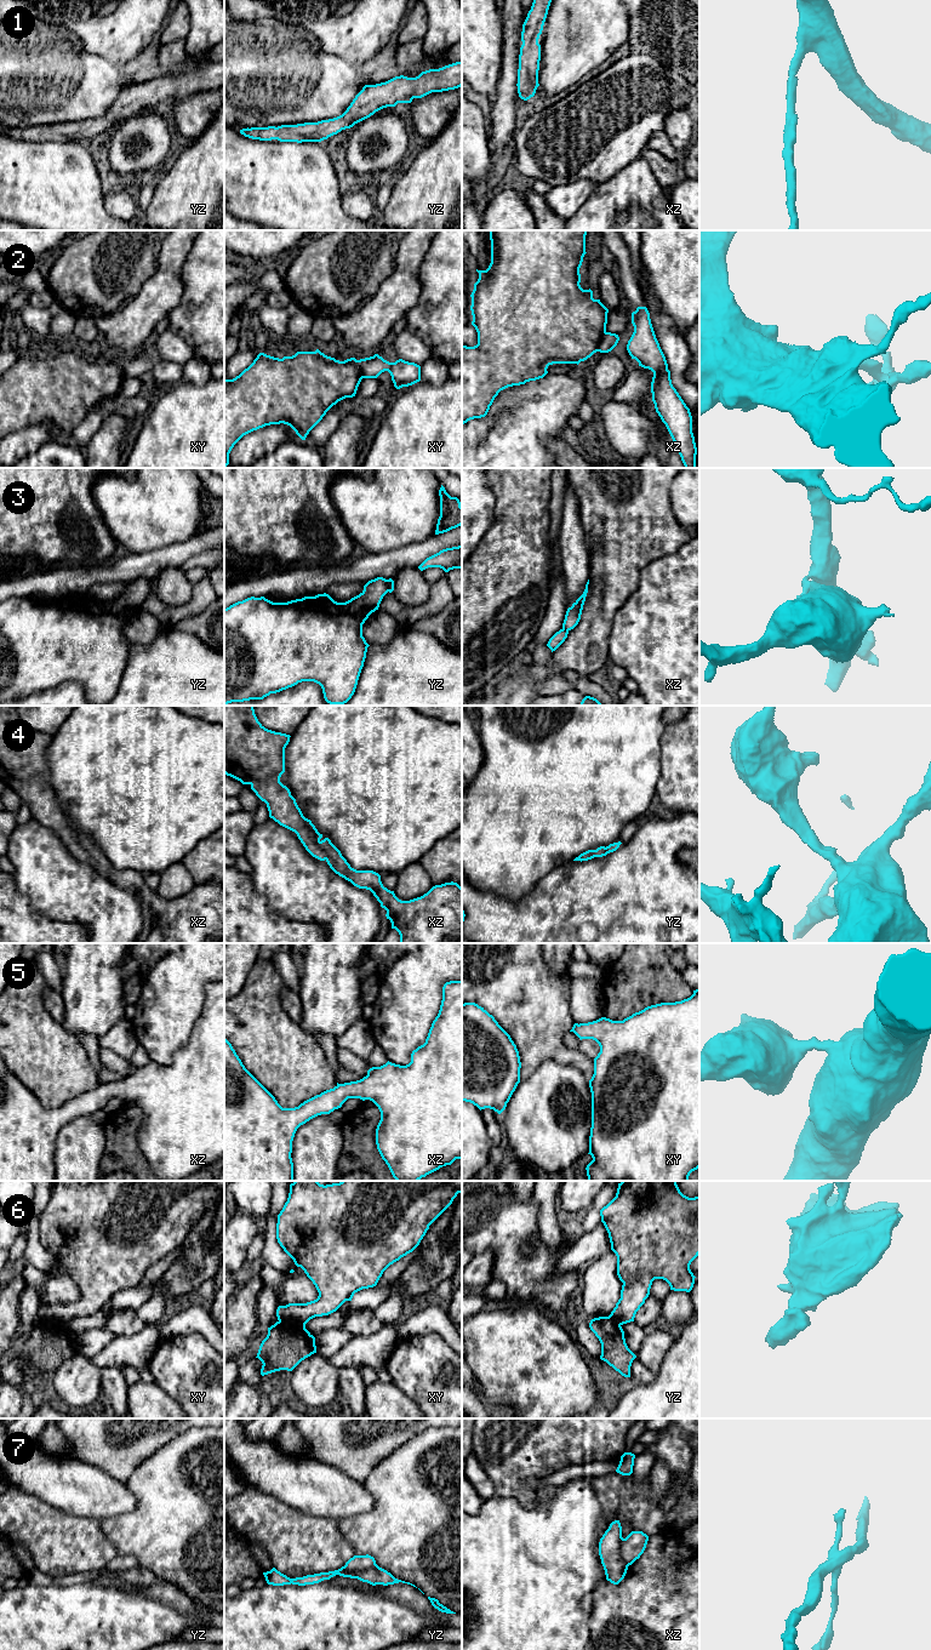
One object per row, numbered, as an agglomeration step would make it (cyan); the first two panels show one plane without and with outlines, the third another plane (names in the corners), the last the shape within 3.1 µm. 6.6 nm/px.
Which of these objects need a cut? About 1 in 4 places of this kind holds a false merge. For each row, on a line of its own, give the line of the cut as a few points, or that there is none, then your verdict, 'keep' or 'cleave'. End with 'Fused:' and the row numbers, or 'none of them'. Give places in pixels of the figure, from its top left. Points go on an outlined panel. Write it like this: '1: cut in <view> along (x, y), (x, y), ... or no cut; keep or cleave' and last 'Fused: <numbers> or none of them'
1: no cut; keep
2: cut in xz along (605, 331), (597, 350); cleave
3: cut in xz along (563, 627), (567, 632); cleave
4: no cut; keep
5: no cut; keep
6: cut in xy along (279, 1320), (297, 1322), (304, 1325); cleave
7: cut in yz along (376, 1564), (358, 1571), (348, 1571), (343, 1568); cleave
Fused: 2, 3, 6, 7

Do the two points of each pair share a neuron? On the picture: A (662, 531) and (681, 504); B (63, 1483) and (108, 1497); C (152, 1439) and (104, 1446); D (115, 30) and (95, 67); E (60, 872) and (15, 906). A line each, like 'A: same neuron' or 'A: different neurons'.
A: different neurons
B: same neuron
C: same neuron
D: different neurons
E: different neurons

